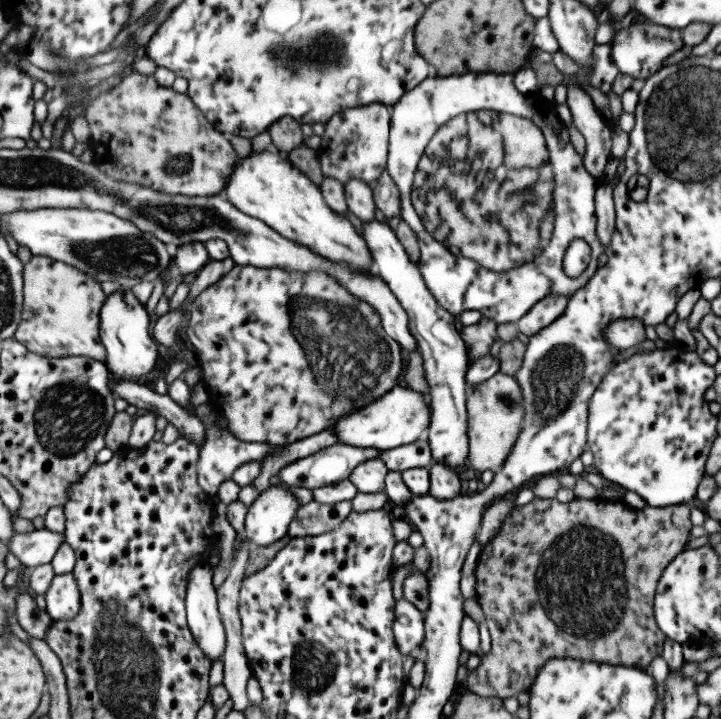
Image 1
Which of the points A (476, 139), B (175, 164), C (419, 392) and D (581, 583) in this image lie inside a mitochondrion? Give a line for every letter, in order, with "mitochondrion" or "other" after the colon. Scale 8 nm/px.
A: mitochondrion
B: mitochondrion
C: other
D: mitochondrion

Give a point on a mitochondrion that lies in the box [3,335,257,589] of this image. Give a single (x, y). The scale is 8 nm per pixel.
(82, 395)

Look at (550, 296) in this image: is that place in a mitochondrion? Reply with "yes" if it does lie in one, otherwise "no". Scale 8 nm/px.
no

